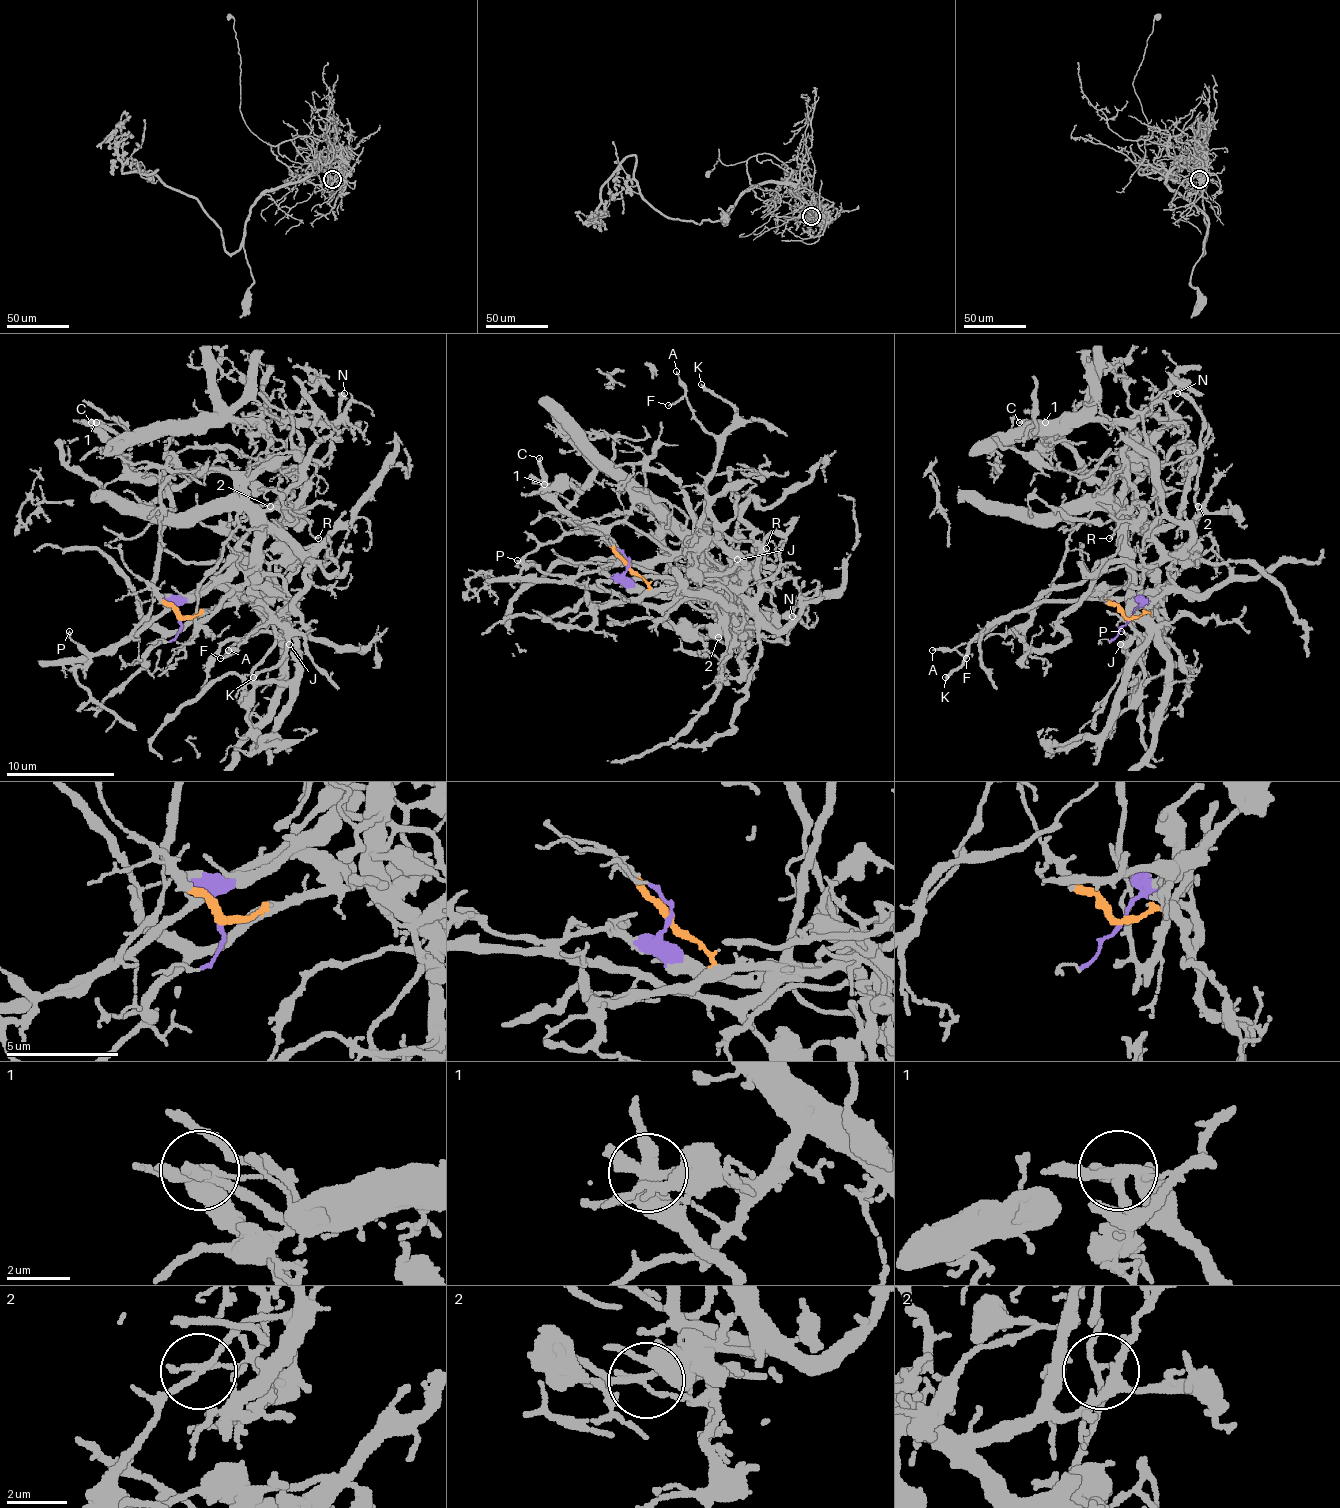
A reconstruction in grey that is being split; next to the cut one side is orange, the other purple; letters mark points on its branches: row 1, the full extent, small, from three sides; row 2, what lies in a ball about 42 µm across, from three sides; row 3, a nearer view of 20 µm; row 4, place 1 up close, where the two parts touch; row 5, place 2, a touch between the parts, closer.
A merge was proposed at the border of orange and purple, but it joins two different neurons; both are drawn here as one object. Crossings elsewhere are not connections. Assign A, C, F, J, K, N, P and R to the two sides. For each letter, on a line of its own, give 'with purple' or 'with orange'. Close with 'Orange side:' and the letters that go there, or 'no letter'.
A: with purple
C: with purple
F: with purple
J: with purple
K: with purple
N: with purple
P: with purple
R: with purple
Orange side: no letter

